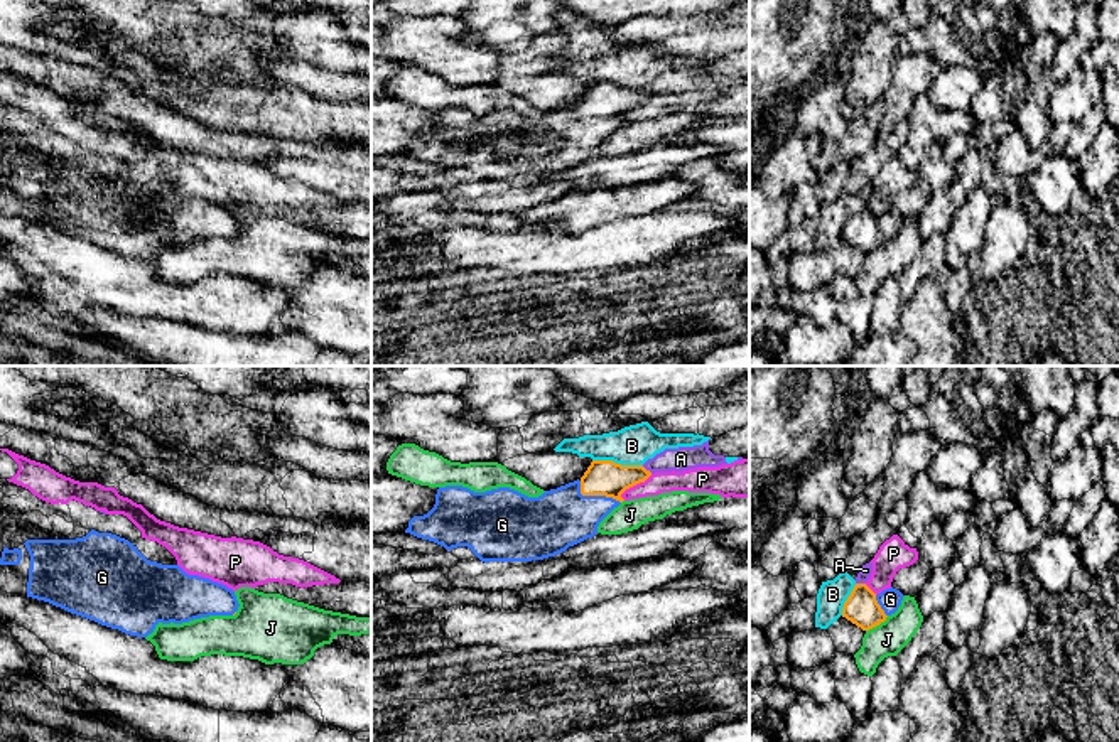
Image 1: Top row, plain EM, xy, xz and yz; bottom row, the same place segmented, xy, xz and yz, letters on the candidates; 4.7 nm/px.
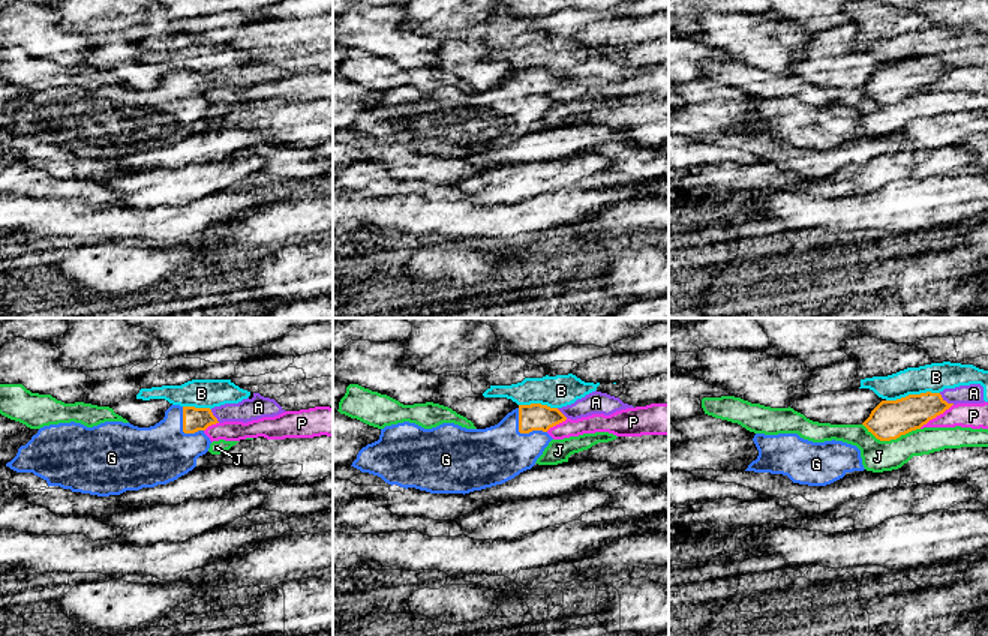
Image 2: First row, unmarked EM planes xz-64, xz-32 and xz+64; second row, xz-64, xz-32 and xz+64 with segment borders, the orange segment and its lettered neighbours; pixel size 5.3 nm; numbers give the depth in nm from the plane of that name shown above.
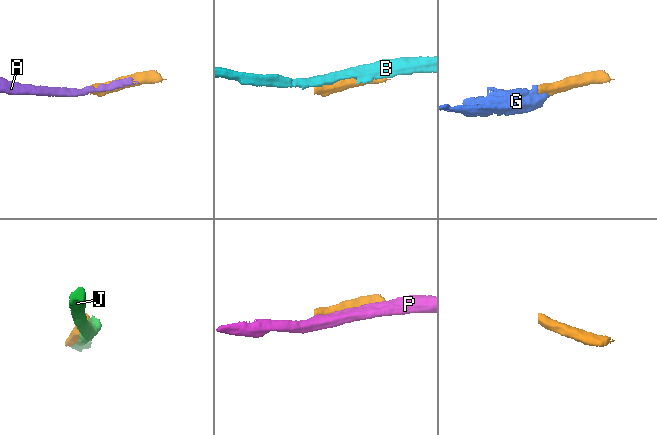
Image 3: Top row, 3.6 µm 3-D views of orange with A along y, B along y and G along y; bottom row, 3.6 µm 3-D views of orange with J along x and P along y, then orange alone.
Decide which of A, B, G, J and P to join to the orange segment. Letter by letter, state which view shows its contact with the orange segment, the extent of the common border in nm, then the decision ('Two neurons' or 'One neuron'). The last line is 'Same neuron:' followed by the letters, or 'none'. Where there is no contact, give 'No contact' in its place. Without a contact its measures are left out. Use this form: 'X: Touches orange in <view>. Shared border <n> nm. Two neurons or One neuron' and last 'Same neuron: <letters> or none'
A: Touches orange in xz. Shared border 70 nm. Two neurons
B: Touches orange in xz. Shared border 240 nm. Two neurons
G: Touches orange in xz. Shared border 220 nm. One neuron
J: Touches orange in yz. Shared border 130 nm. Two neurons
P: Touches orange in xz. Shared border 190 nm. Two neurons
Same neuron: G

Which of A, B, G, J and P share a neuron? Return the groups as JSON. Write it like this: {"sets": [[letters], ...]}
{"sets": [["A", "B"], ["G"], ["J"], ["P"]]}

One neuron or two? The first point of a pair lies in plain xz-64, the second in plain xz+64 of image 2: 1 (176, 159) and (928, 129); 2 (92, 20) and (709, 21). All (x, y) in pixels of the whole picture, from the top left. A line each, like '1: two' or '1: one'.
1: one
2: two

